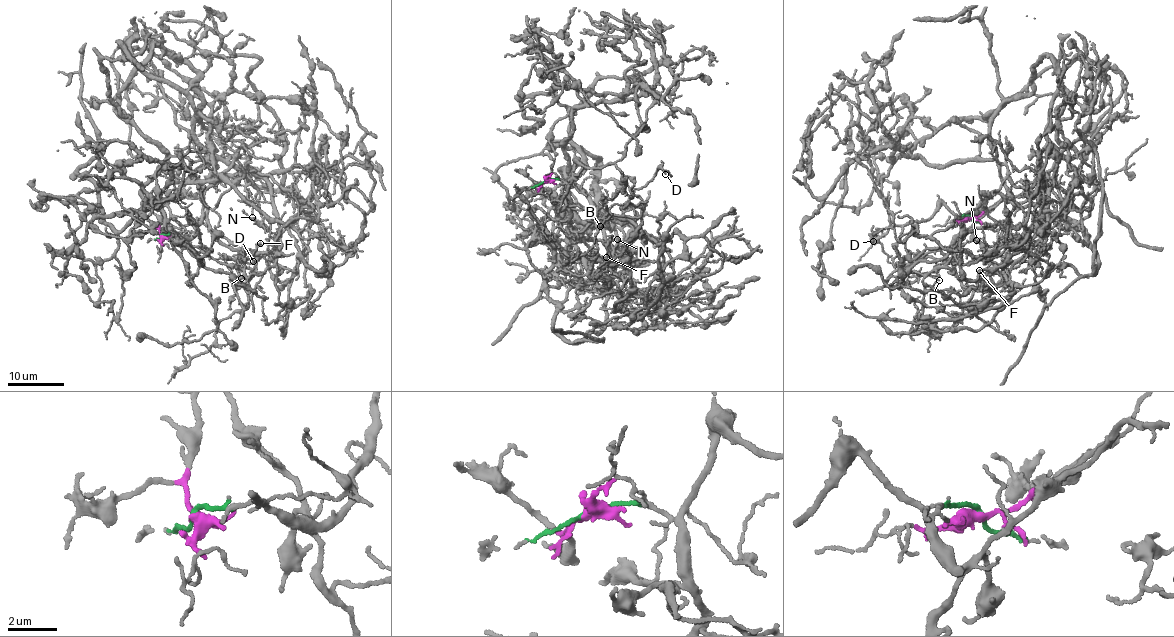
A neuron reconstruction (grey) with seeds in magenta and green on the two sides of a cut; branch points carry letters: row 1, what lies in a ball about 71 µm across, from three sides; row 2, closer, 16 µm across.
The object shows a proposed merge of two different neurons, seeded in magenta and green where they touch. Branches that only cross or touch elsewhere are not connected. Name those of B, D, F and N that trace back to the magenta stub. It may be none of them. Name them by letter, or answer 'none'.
B, D, F, N

